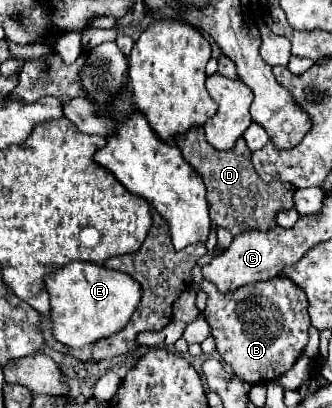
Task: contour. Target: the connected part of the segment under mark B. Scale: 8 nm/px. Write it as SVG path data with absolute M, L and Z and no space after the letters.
M286 276L248 284L228 294L220 294L206 280L200 286L192 284L192 288L202 288L208 294L204 316L212 326L216 348L224 362L232 366L232 372L246 384L262 384L280 378L286 370L292 368L308 344L308 300L304 290L296 288L296 284L286 280Z

